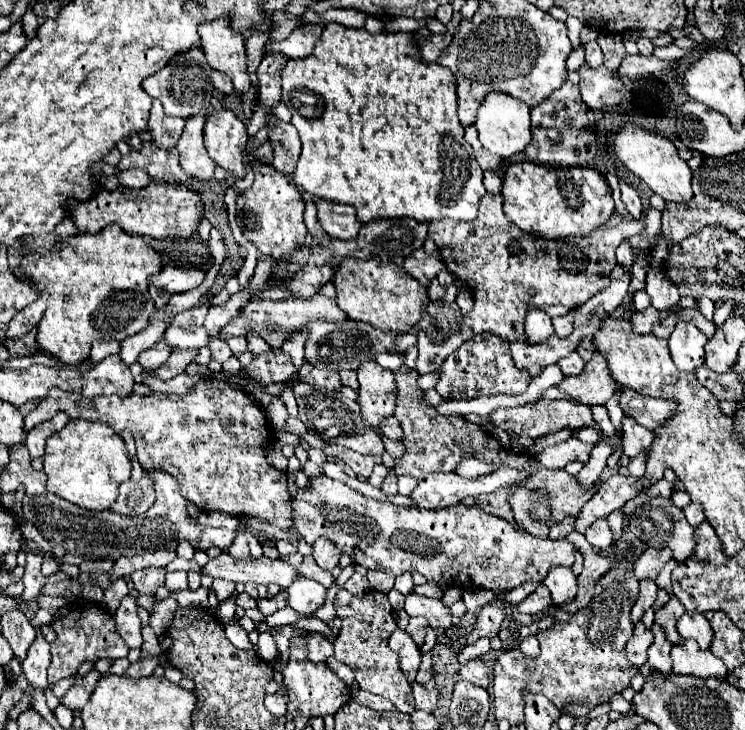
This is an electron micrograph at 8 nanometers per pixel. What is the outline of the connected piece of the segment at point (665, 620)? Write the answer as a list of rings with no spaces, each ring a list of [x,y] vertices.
[[[671,598],[661,610],[655,612],[655,622],[657,622],[657,624],[663,624],[663,628],[665,628],[665,632],[667,632],[667,638],[669,638],[673,644],[679,644],[679,642],[683,640],[683,638],[679,636],[677,628],[675,628],[677,620],[679,620],[683,614],[685,614],[685,606],[683,606],[677,598]]]

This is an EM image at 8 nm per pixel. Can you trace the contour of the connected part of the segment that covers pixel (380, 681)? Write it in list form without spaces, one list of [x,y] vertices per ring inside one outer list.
[[[341,590],[335,598],[335,610],[343,622],[335,640],[335,658],[355,672],[355,680],[361,690],[379,694],[391,700],[399,712],[411,714],[415,710],[411,686],[405,674],[399,670],[397,654],[387,646],[391,632],[397,628],[393,608],[387,596],[373,590],[365,592],[363,596],[353,596],[347,590]]]

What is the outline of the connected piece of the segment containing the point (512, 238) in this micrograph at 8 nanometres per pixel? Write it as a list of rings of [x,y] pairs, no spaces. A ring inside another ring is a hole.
[[[485,194],[481,204],[479,204],[479,216],[473,222],[455,222],[455,220],[441,220],[441,234],[437,232],[429,232],[429,236],[435,240],[447,270],[457,276],[461,282],[465,282],[465,286],[471,290],[475,306],[471,312],[467,312],[463,316],[463,322],[459,324],[459,328],[455,332],[449,334],[449,338],[445,340],[445,344],[437,346],[431,344],[428,336],[423,331],[419,331],[417,335],[417,372],[419,374],[429,374],[429,372],[437,372],[443,364],[443,360],[455,350],[459,348],[465,340],[469,340],[471,336],[479,334],[479,332],[495,332],[497,336],[503,336],[509,342],[529,342],[525,336],[525,316],[529,310],[539,308],[543,312],[547,312],[549,316],[563,316],[575,308],[579,308],[581,304],[585,304],[591,296],[595,296],[597,292],[601,292],[607,284],[609,284],[609,274],[611,270],[617,266],[615,260],[615,250],[621,244],[621,240],[635,235],[640,235],[645,226],[644,219],[641,218],[638,224],[633,224],[631,220],[623,220],[611,226],[601,226],[595,228],[591,234],[587,236],[571,236],[567,240],[543,240],[543,238],[535,238],[535,236],[527,236],[523,230],[515,228],[507,216],[503,214],[503,198],[501,194]]]

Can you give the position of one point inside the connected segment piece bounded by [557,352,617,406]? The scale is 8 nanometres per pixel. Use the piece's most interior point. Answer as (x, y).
(593, 386)

